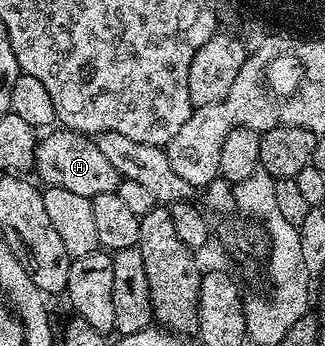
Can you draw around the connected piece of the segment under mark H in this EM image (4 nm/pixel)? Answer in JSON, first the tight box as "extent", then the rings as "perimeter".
{"extent":[33,130,120,197],"perimeter":[[[50,130],[45,134],[46,137],[43,135],[37,141],[33,166],[33,171],[38,172],[37,179],[43,185],[88,197],[118,191],[120,177],[116,166],[112,166],[112,162],[104,158],[97,139],[91,138],[84,132],[69,130]]]}

